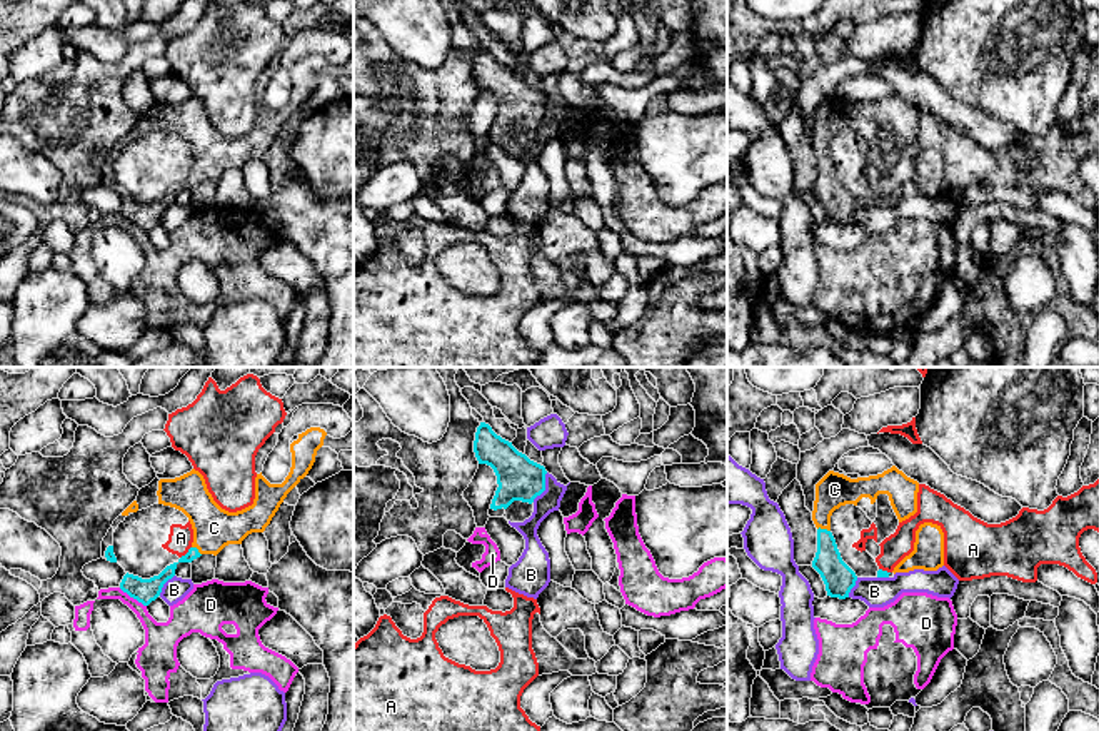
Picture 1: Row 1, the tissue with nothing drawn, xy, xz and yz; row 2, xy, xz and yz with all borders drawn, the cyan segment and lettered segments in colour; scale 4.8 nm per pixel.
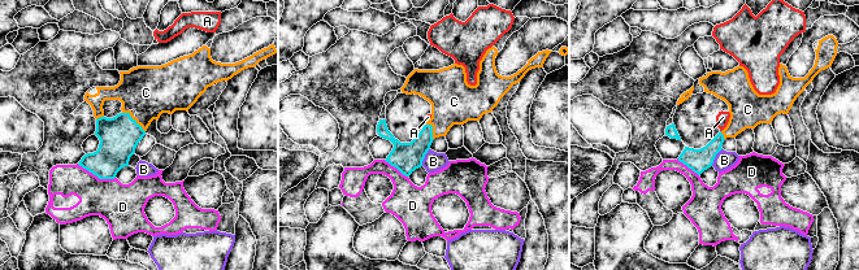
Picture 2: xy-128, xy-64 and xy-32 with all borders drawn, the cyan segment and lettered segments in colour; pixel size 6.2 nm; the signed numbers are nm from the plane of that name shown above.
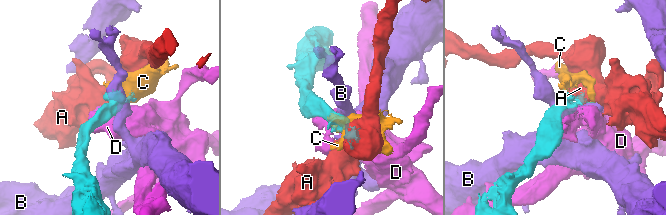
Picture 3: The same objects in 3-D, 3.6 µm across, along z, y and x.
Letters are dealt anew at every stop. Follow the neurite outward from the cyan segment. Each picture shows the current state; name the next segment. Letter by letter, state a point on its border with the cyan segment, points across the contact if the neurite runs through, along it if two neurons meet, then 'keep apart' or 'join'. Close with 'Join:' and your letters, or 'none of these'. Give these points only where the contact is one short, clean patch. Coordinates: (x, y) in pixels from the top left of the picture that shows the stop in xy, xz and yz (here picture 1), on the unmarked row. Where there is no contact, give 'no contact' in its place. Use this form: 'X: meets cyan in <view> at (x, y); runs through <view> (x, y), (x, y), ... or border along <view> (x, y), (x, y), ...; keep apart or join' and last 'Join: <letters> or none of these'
A: meets cyan in xy at (187, 179); border along xy (190, 172), (180, 184); keep apart
B: meets cyan in xz at (544, 114); border along xz (547, 99), (544, 115), (532, 127); keep apart
C: meets cyan in yz at (824, 156); join
D: meets cyan in xy at (132, 222); keep apart
Join: C

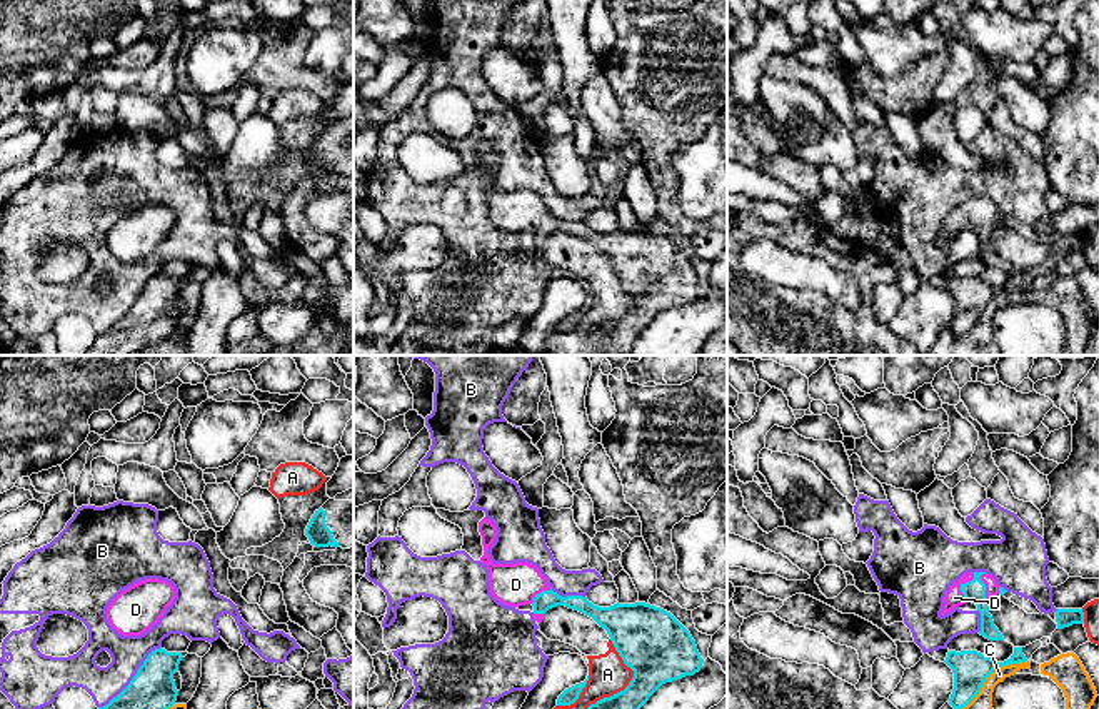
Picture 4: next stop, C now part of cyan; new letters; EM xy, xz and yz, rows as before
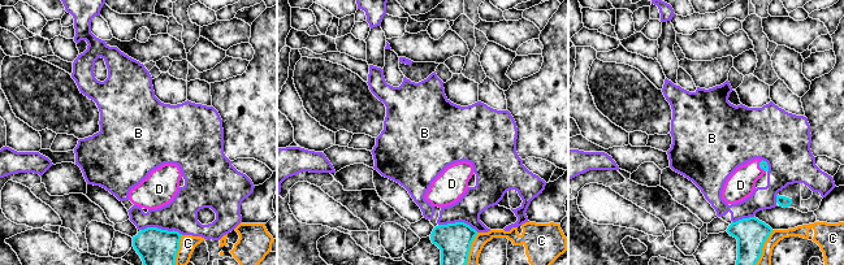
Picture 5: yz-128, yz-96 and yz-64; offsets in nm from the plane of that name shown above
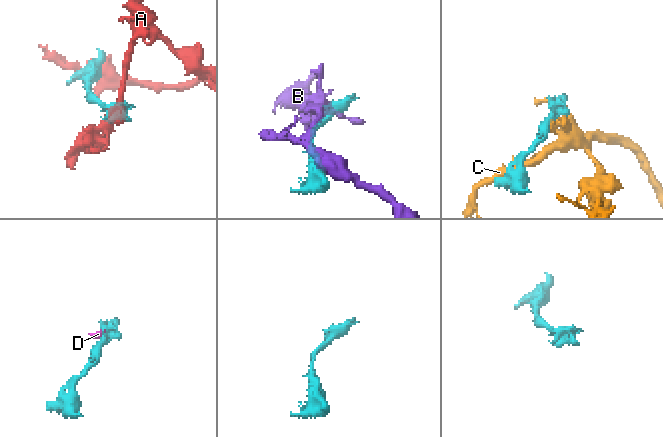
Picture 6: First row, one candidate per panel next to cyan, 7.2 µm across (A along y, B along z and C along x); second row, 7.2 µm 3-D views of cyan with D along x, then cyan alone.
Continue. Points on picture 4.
A: meets cyan in xz at (607, 324); keep apart
B: meets cyan in xy at (134, 304); keep apart
C: meets cyan in yz at (988, 302); keep apart
D: meets cyan in yz at (961, 212); runs through yz (974, 217), (961, 212), (954, 224); join
Join: D

